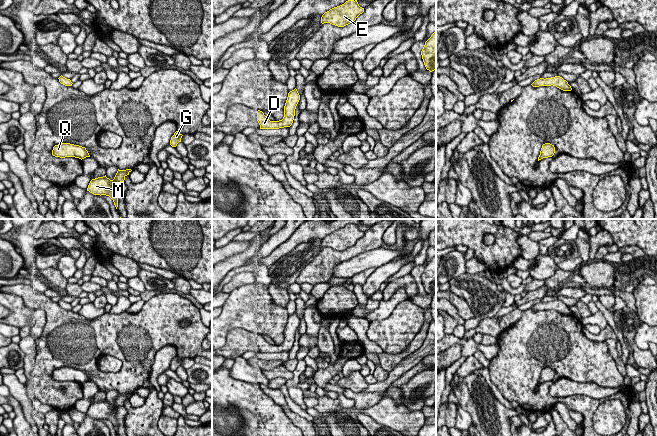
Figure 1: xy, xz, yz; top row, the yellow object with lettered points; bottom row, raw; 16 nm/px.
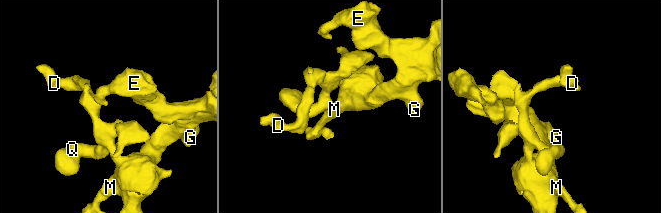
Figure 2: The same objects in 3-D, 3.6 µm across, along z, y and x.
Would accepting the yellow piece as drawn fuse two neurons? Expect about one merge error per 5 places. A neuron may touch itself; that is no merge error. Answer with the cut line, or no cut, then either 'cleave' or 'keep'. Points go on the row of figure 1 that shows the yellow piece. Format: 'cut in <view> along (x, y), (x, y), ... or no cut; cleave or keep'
no cut; keep

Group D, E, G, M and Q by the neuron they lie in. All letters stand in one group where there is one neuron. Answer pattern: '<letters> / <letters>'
D E G M Q

